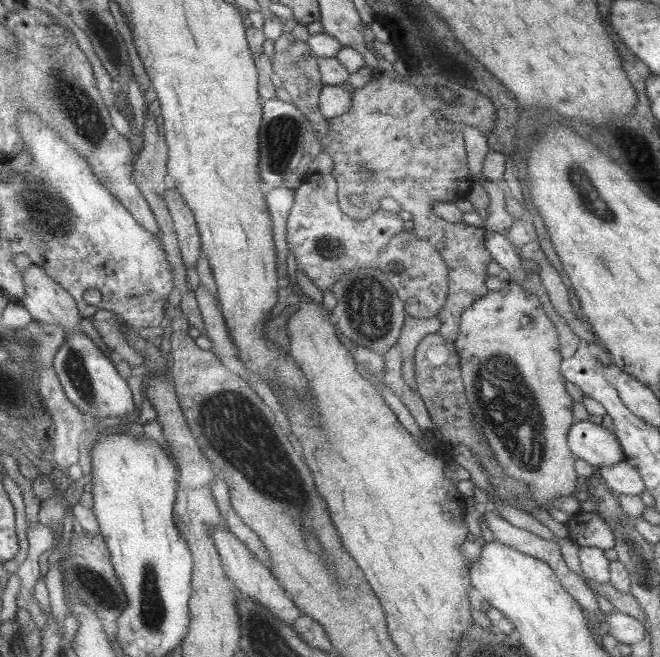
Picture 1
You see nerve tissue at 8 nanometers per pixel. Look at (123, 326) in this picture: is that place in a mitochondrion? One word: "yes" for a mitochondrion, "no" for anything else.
no

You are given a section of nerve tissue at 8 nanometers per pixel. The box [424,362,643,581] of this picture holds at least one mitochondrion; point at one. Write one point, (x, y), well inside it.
(631, 543)

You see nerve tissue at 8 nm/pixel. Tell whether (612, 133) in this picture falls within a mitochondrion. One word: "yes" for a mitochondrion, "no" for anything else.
no

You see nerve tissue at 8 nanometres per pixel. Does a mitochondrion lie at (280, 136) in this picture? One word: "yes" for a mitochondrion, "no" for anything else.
yes

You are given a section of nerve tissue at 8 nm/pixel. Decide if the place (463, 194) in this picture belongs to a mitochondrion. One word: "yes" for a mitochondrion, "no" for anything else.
no

